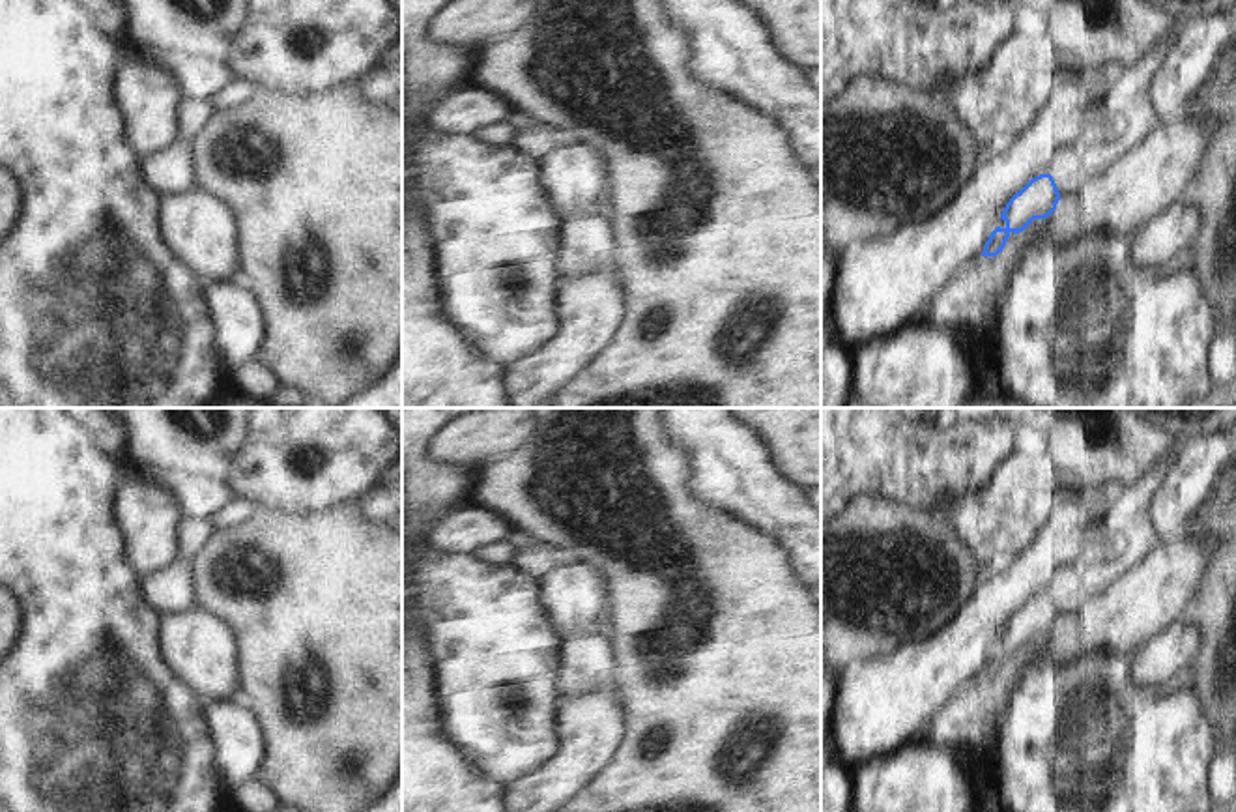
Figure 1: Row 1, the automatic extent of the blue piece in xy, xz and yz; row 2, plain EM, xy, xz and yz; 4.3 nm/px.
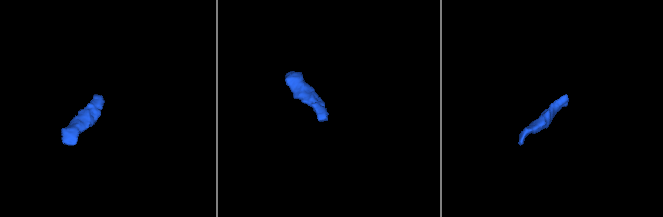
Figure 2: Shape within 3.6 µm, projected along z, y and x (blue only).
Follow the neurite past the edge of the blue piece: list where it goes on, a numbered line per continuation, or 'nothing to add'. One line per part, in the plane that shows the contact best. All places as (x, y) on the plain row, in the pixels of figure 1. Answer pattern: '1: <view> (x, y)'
1: yz (1126, 536)

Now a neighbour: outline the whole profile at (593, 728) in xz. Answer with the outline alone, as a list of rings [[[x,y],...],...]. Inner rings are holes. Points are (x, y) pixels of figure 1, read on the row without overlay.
[[[615,679],[561,709],[555,758],[507,788],[510,812],[563,812],[615,760],[628,732]]]

